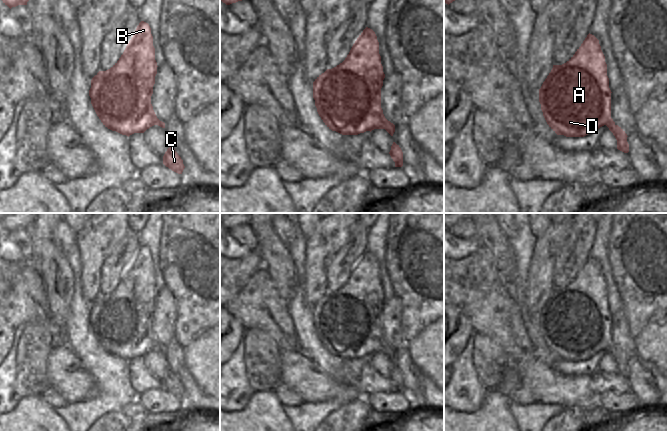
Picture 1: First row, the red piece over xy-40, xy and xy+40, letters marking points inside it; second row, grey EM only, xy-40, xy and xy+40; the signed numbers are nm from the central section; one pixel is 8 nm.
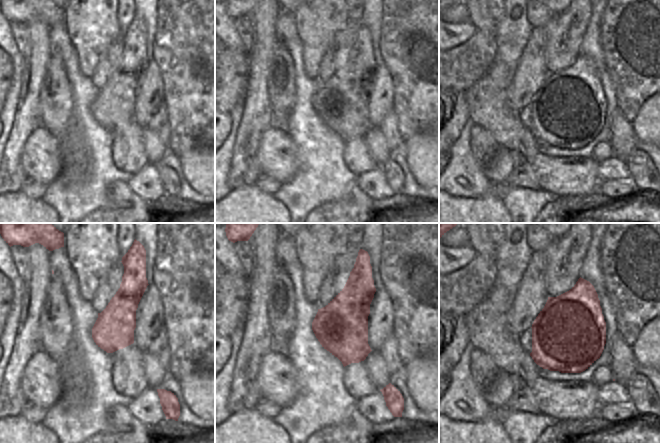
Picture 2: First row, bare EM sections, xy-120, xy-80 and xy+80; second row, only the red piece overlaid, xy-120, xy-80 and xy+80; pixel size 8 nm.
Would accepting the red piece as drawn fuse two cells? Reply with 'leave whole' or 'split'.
split

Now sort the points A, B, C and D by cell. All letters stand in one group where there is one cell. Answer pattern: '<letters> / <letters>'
A B D / C

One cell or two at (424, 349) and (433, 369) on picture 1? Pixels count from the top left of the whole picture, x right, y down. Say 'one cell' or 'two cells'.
one cell

